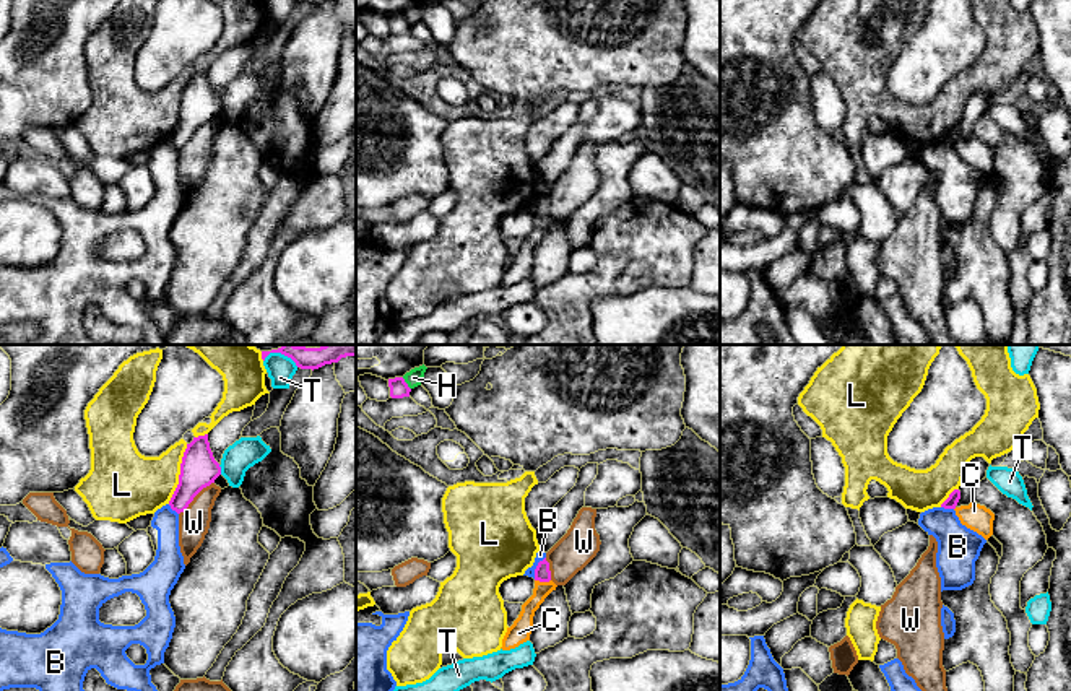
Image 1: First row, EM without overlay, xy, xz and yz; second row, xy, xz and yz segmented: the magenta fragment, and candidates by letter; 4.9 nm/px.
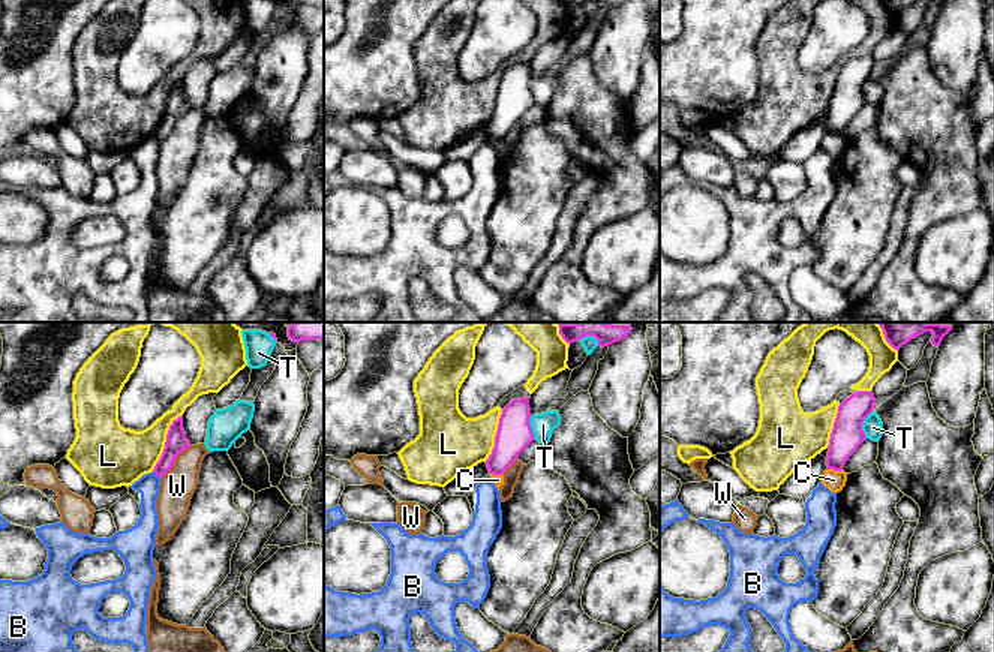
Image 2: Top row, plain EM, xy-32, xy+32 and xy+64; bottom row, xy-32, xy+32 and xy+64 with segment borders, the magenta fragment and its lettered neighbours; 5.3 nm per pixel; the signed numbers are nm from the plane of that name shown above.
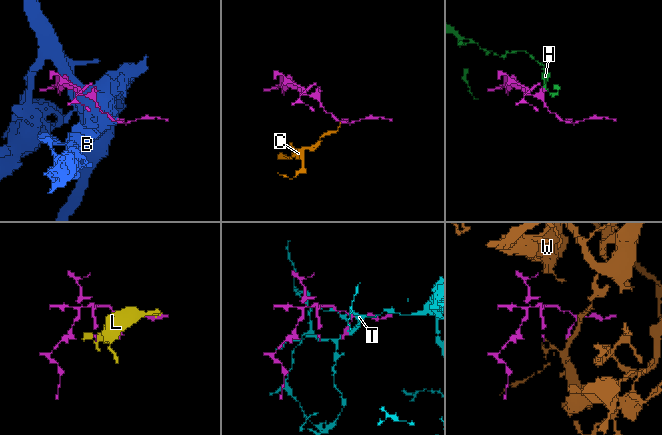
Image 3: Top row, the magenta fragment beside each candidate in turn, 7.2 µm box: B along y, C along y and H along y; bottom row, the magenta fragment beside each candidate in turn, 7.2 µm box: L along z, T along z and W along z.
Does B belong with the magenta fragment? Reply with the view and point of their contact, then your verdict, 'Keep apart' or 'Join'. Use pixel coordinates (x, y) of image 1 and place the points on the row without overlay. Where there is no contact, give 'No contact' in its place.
Touches magenta at xz (537, 204). Keep apart

